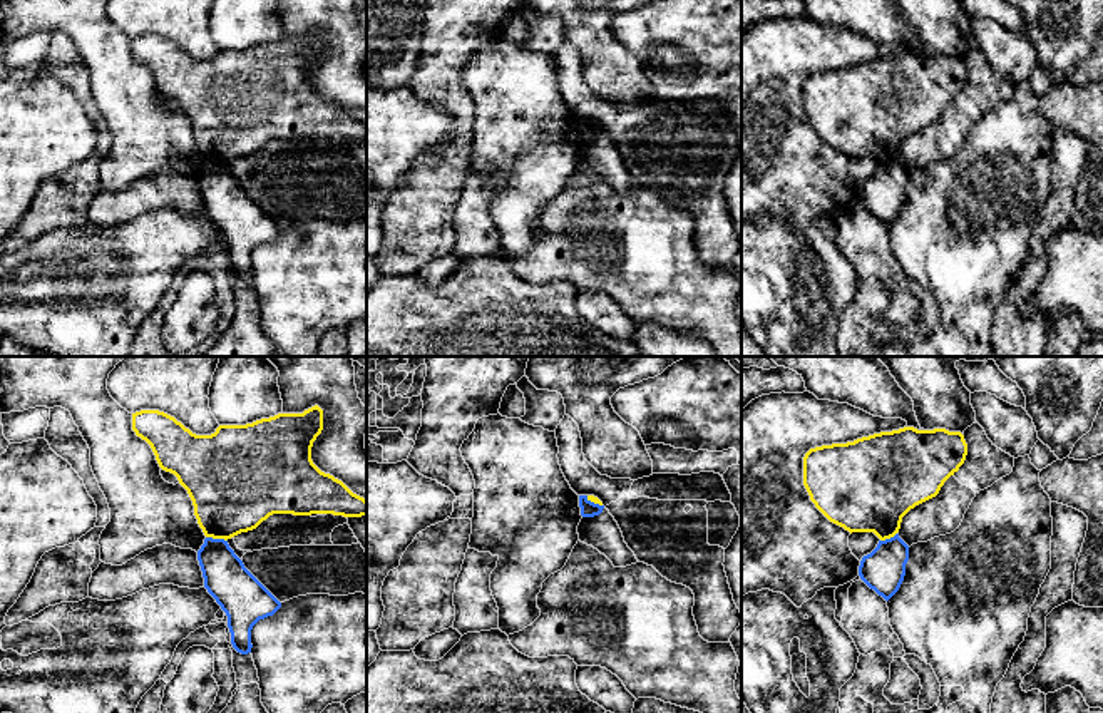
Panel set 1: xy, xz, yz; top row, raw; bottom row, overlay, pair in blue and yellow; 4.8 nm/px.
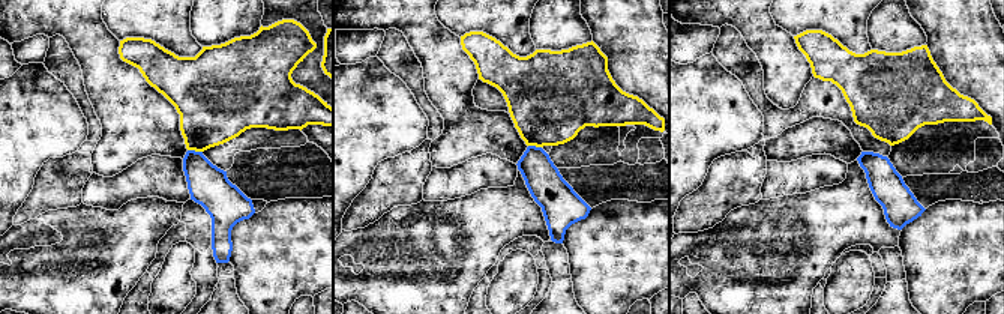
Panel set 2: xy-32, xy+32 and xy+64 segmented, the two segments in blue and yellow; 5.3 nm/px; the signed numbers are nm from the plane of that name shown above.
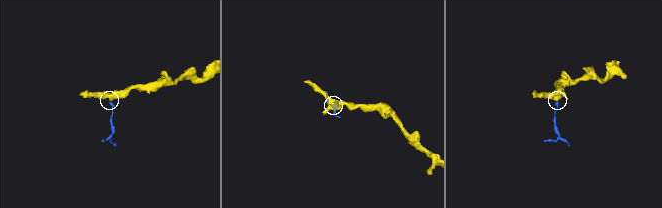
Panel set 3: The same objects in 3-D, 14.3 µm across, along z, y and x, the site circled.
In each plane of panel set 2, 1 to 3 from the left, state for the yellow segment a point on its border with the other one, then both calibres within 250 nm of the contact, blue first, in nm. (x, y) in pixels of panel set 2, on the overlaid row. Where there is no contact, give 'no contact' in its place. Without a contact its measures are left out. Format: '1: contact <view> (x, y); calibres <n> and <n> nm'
1: contact xy-32 (194, 150); calibres 220 and 380 nm
2: contact xy+32 (535, 146); calibres 200 and 440 nm
3: no contact

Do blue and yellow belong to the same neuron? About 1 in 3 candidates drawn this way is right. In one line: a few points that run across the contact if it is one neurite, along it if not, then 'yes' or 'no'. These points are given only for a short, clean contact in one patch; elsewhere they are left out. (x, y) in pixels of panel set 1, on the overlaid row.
line xy (206, 536), (226, 541); no

